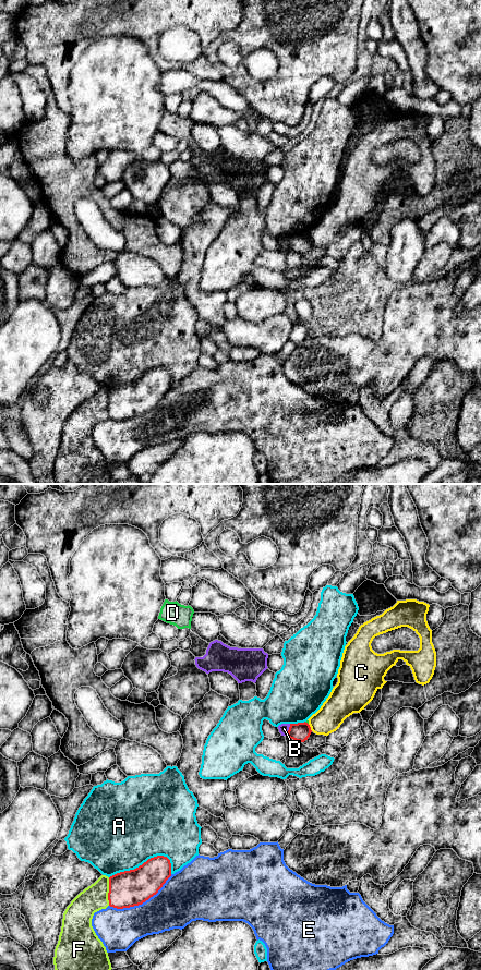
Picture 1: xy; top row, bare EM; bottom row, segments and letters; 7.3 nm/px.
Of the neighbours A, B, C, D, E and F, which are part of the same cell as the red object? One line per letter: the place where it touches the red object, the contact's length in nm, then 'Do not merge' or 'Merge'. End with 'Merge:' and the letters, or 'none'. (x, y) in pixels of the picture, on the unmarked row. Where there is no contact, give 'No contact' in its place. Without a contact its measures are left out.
A: Touches red at xy (142, 376). Shared border 480 nm. Do not merge
B: Touches red at xy (289, 241). Shared border 90 nm. Do not merge
C: Touches red at xy (310, 239). Shared border 70 nm. Do not merge
D: Touches red at xy (307, 234). Shared border 40 nm. Do not merge
E: Touches red at xy (142, 414). Shared border 500 nm. Do not merge
F: Touches red at xy (109, 403). Shared border 200 nm. Do not merge
Merge: none

